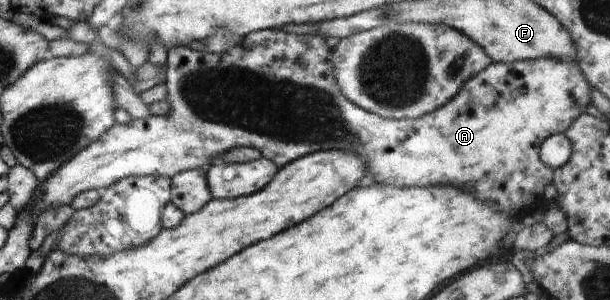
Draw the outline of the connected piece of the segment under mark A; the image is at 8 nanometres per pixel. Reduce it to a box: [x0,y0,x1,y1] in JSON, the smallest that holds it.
[25,29,593,227]

